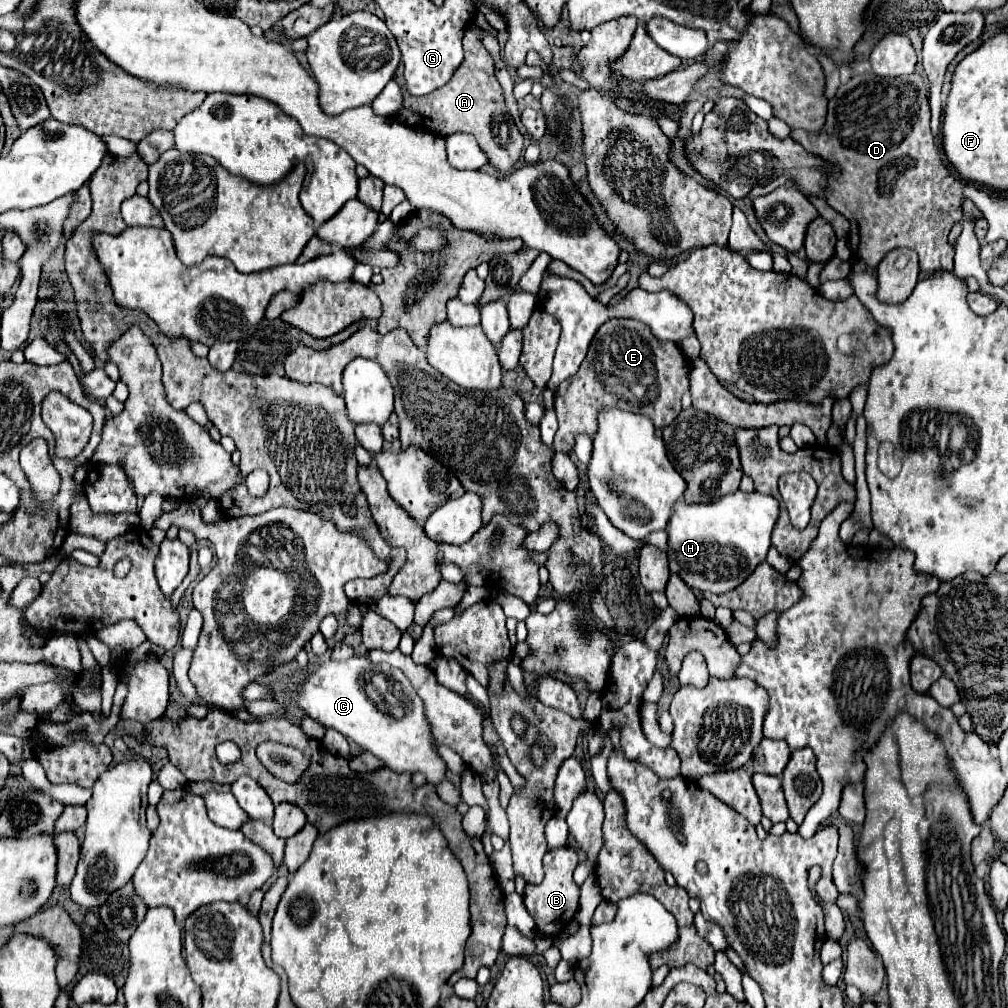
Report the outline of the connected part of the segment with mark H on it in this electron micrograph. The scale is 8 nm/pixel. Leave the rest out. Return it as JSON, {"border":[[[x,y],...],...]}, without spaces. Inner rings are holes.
{"border":[[[737,490],[715,502],[675,502],[667,522],[669,570],[683,578],[691,590],[725,594],[737,588],[771,548],[771,532],[779,514],[779,502],[771,496]]]}

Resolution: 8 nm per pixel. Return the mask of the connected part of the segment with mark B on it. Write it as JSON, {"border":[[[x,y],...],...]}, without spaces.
{"border":[[[573,848],[551,850],[543,858],[545,880],[539,886],[533,886],[533,884],[525,886],[523,902],[525,902],[527,912],[533,916],[537,932],[541,936],[549,936],[549,938],[561,936],[565,932],[565,928],[571,924],[571,920],[575,918],[575,912],[579,910],[579,886],[573,882],[573,870],[575,870],[577,862],[579,862],[579,858]]]}

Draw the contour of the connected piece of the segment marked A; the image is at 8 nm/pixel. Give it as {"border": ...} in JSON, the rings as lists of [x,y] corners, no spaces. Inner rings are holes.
{"border":[[[467,30],[467,34],[463,36],[463,50],[465,58],[455,70],[453,78],[445,86],[433,90],[423,98],[411,96],[405,88],[405,80],[395,76],[395,82],[403,92],[403,104],[397,110],[397,122],[411,128],[429,130],[433,134],[439,134],[441,138],[455,132],[469,132],[489,156],[489,164],[493,164],[501,172],[509,172],[521,156],[523,136],[515,126],[513,116],[507,112],[503,88],[495,78],[495,60],[487,52],[475,30]]]}

